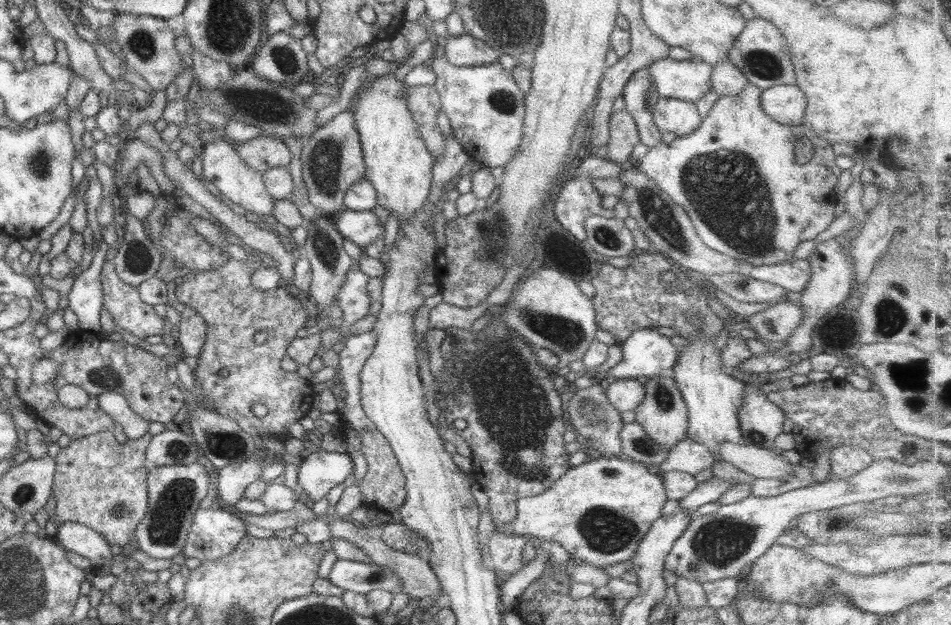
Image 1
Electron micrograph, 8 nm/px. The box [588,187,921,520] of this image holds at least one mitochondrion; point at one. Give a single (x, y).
(892, 314)

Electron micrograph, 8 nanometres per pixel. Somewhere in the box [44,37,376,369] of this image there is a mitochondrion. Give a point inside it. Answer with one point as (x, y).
(262, 106)

